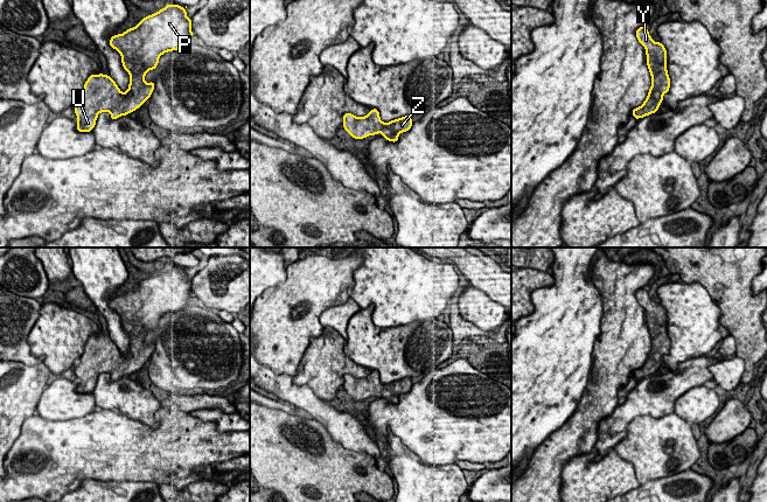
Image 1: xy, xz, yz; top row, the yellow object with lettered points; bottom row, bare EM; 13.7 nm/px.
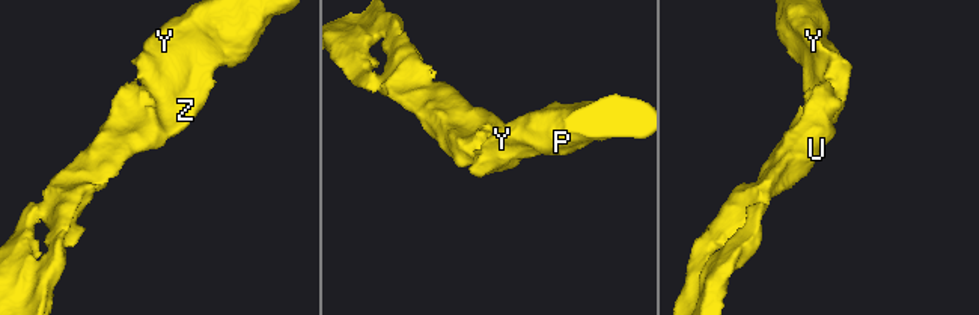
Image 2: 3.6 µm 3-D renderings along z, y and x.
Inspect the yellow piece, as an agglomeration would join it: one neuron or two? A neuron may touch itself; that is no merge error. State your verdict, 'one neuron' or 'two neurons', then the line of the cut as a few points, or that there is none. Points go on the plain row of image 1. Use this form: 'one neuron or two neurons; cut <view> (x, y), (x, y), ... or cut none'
one neuron; cut none

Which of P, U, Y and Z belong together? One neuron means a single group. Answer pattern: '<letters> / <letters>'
P U Y Z

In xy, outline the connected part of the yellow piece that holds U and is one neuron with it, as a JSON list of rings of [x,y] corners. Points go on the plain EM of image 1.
[[[168,265],[135,288],[110,300],[110,308],[120,315],[130,336],[128,350],[123,355],[109,336],[90,336],[81,364],[75,367],[77,392],[92,392],[100,374],[109,374],[114,382],[135,372],[151,358],[154,343],[146,344],[146,335],[158,328],[161,316],[188,308],[194,298],[186,270]]]

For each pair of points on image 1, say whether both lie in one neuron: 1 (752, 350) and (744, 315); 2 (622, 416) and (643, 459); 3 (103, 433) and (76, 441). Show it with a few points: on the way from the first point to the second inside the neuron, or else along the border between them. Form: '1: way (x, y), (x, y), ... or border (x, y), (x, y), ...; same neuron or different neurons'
1: way (751, 342), (745, 323); same neuron
2: border (654, 417), (635, 417), (612, 447); different neurons
3: way (96, 440), (83, 441); same neuron

